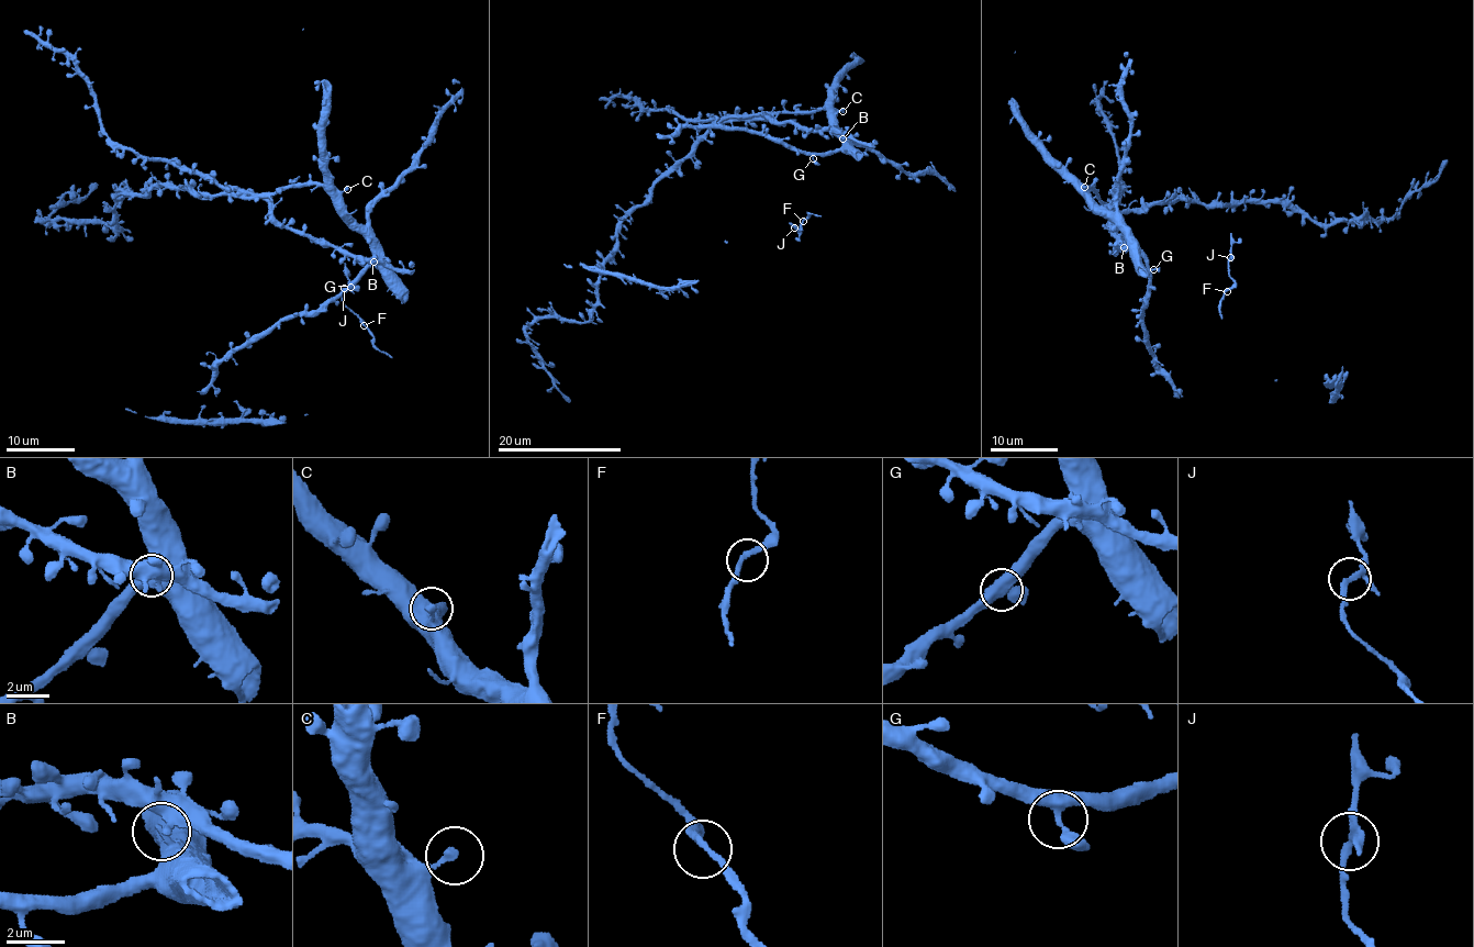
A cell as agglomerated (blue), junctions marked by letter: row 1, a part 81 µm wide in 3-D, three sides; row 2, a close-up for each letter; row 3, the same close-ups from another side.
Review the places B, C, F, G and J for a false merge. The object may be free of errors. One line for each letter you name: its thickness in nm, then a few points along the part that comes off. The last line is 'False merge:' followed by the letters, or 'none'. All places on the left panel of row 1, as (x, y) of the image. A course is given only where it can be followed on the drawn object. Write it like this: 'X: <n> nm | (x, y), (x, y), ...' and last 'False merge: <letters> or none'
False merge: none

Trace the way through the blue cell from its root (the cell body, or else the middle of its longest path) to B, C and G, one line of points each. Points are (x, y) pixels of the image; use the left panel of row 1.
B: (277, 220), (282, 225), (289, 225), (373, 262)
C: (277, 220), (270, 200), (282, 190), (325, 185), (335, 186), (341, 191), (347, 189)
G: (277, 220), (282, 225), (327, 241), (337, 249), (375, 260), (350, 287)

